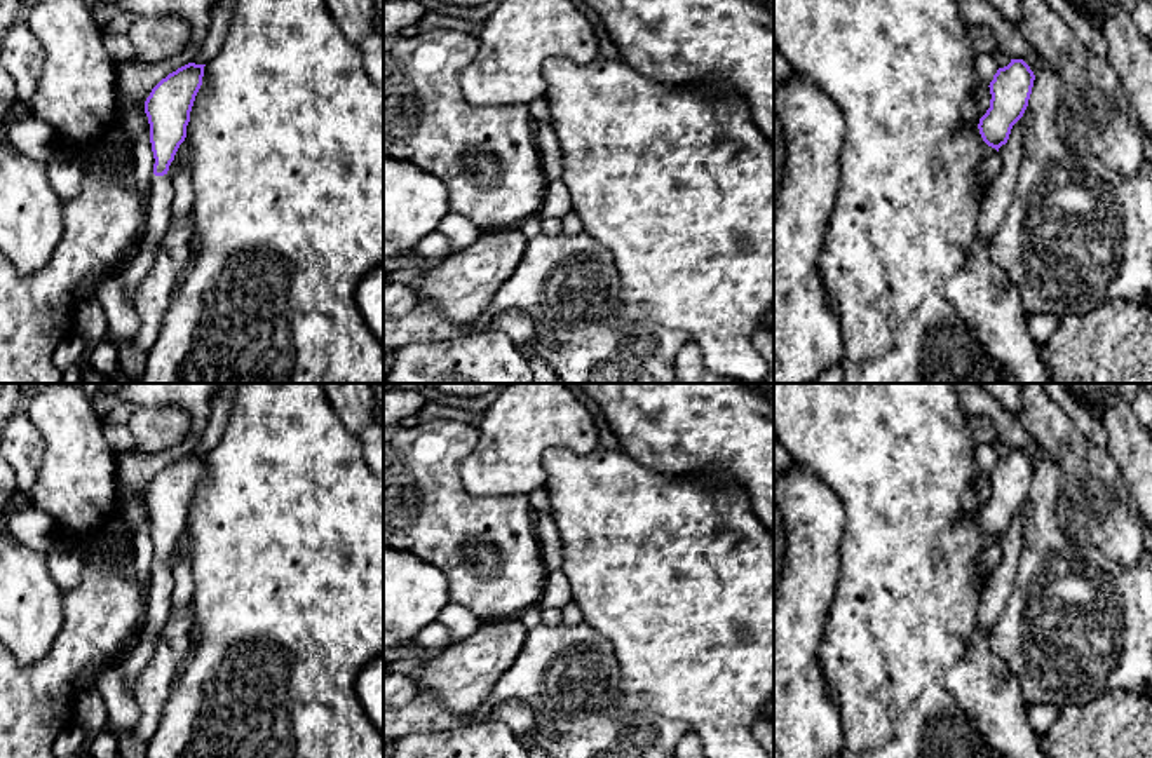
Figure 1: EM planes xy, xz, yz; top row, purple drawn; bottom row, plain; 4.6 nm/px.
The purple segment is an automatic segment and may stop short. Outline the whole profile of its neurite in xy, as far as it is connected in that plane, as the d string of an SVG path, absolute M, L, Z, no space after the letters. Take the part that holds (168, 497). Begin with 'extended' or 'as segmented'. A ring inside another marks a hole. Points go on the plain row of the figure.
extended; M188 453L178 458L162 469L145 491L155 554L150 565L145 629L139 641L129 650L122 662L129 692L134 690L138 676L148 666L157 638L173 612L174 579L167 561L180 535L186 528L186 516L195 486L202 476L204 457L206 455Z

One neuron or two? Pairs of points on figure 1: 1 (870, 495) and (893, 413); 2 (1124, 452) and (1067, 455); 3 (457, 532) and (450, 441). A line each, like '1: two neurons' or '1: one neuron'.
1: one neuron
2: two neurons
3: one neuron

